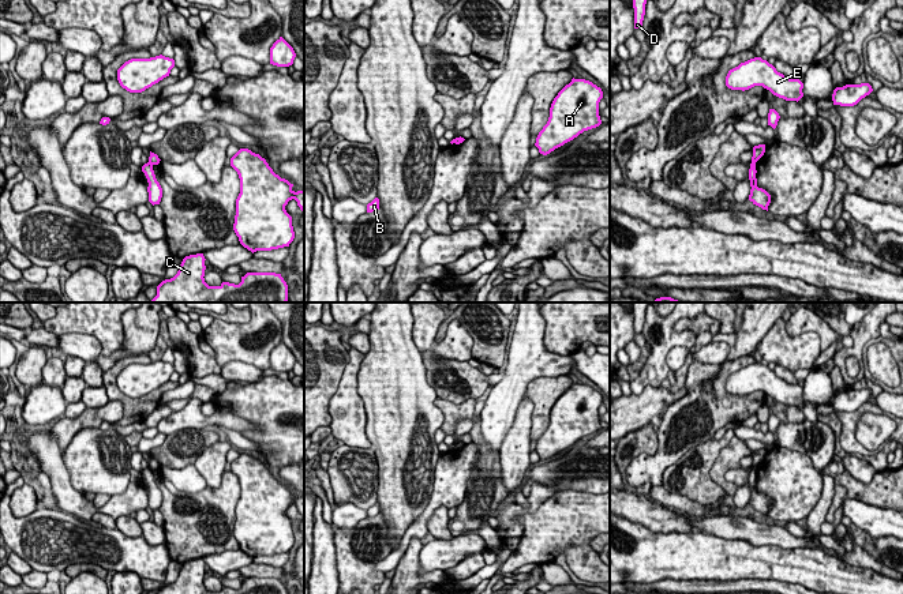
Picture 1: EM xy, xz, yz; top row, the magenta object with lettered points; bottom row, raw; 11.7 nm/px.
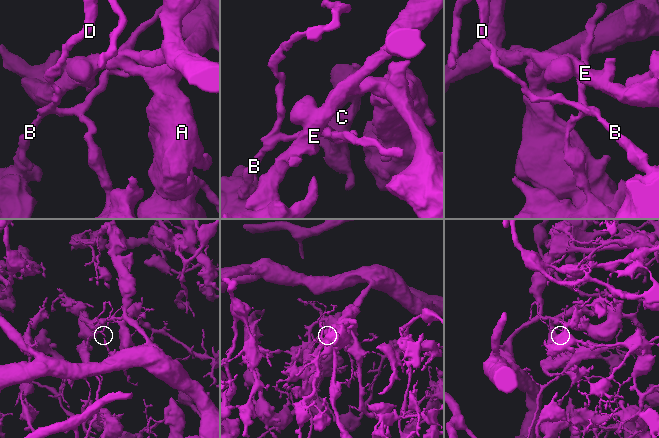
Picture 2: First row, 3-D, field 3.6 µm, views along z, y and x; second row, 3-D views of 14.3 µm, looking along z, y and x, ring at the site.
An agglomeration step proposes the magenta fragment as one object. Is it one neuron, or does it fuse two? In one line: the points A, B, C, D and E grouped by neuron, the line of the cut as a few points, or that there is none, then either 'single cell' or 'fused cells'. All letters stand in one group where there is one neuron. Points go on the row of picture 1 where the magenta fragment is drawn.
A C E / B D | yz (752, 161), (755, 162) | fused cells

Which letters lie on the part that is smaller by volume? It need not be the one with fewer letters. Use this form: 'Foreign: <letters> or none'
Foreign: B, D

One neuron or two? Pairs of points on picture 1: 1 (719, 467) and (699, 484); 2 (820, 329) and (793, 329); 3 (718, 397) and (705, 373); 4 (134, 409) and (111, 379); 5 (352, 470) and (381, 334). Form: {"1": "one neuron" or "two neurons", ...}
{"1": "two neurons", "2": "one neuron", "3": "one neuron", "4": "one neuron", "5": "two neurons"}

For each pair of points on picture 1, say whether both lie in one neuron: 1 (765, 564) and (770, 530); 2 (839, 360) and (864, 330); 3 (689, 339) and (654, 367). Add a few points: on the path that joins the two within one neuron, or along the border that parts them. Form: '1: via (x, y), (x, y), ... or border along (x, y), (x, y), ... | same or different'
1: border along (737, 538), (756, 545), (800, 548) | different
2: via (847, 352), (858, 344), (860, 338) | same
3: via (678, 339), (673, 339), (658, 356) | same

